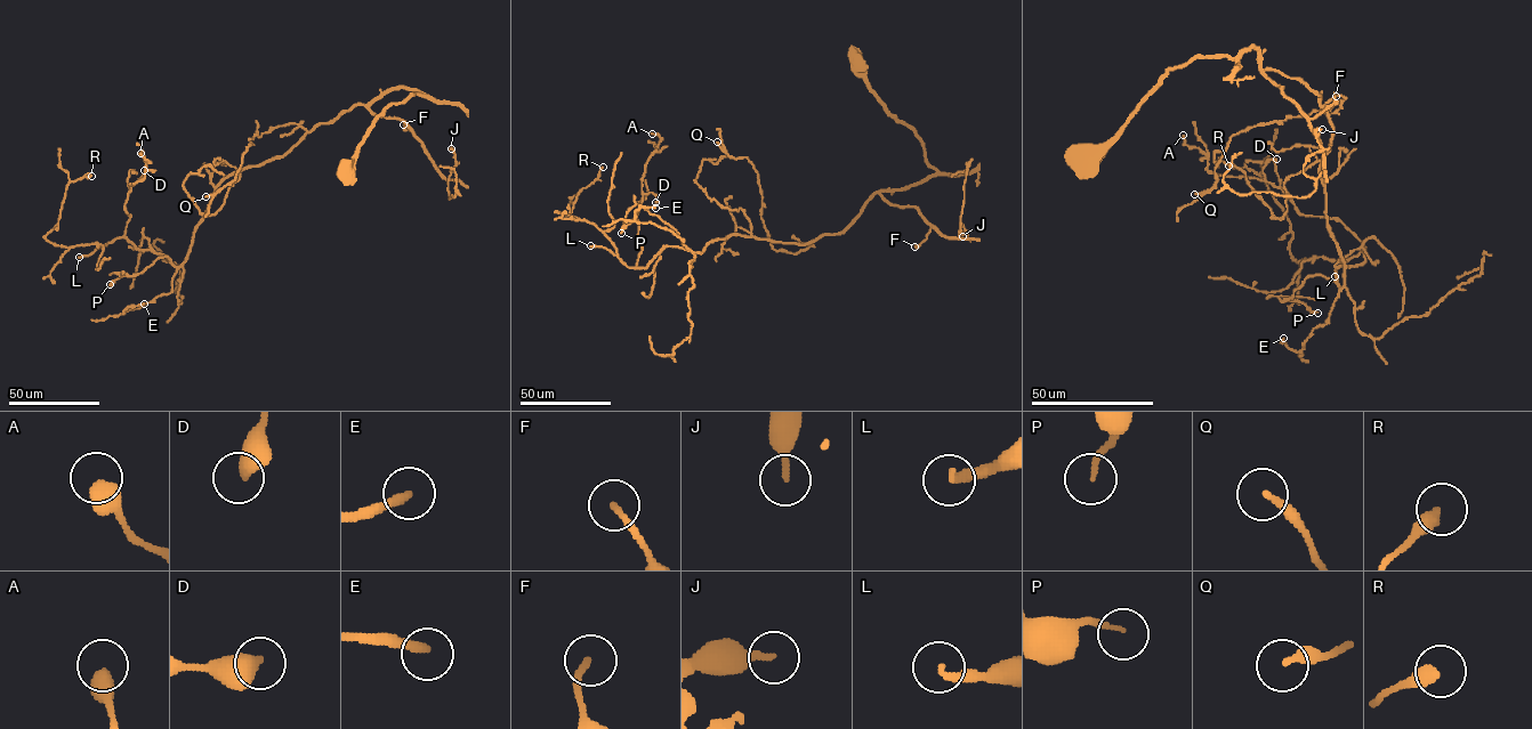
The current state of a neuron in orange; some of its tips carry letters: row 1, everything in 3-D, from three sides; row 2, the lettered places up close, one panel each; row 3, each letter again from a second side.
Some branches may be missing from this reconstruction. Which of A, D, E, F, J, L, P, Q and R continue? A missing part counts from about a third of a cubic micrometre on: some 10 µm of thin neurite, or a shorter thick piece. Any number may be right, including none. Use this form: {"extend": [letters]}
{"extend": ["E", "F", "L", "Q"]}

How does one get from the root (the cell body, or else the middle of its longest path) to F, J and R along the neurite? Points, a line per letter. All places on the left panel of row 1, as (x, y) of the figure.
F: (345, 169), (386, 108), (425, 96), (385, 90), (369, 108), (402, 120), (420, 140), (403, 124)
J: (345, 169), (386, 108), (425, 96), (394, 88), (369, 108), (402, 120), (448, 185), (451, 148)
R: (345, 169), (425, 96), (387, 90), (230, 173), (179, 266), (46, 239), (91, 176)

